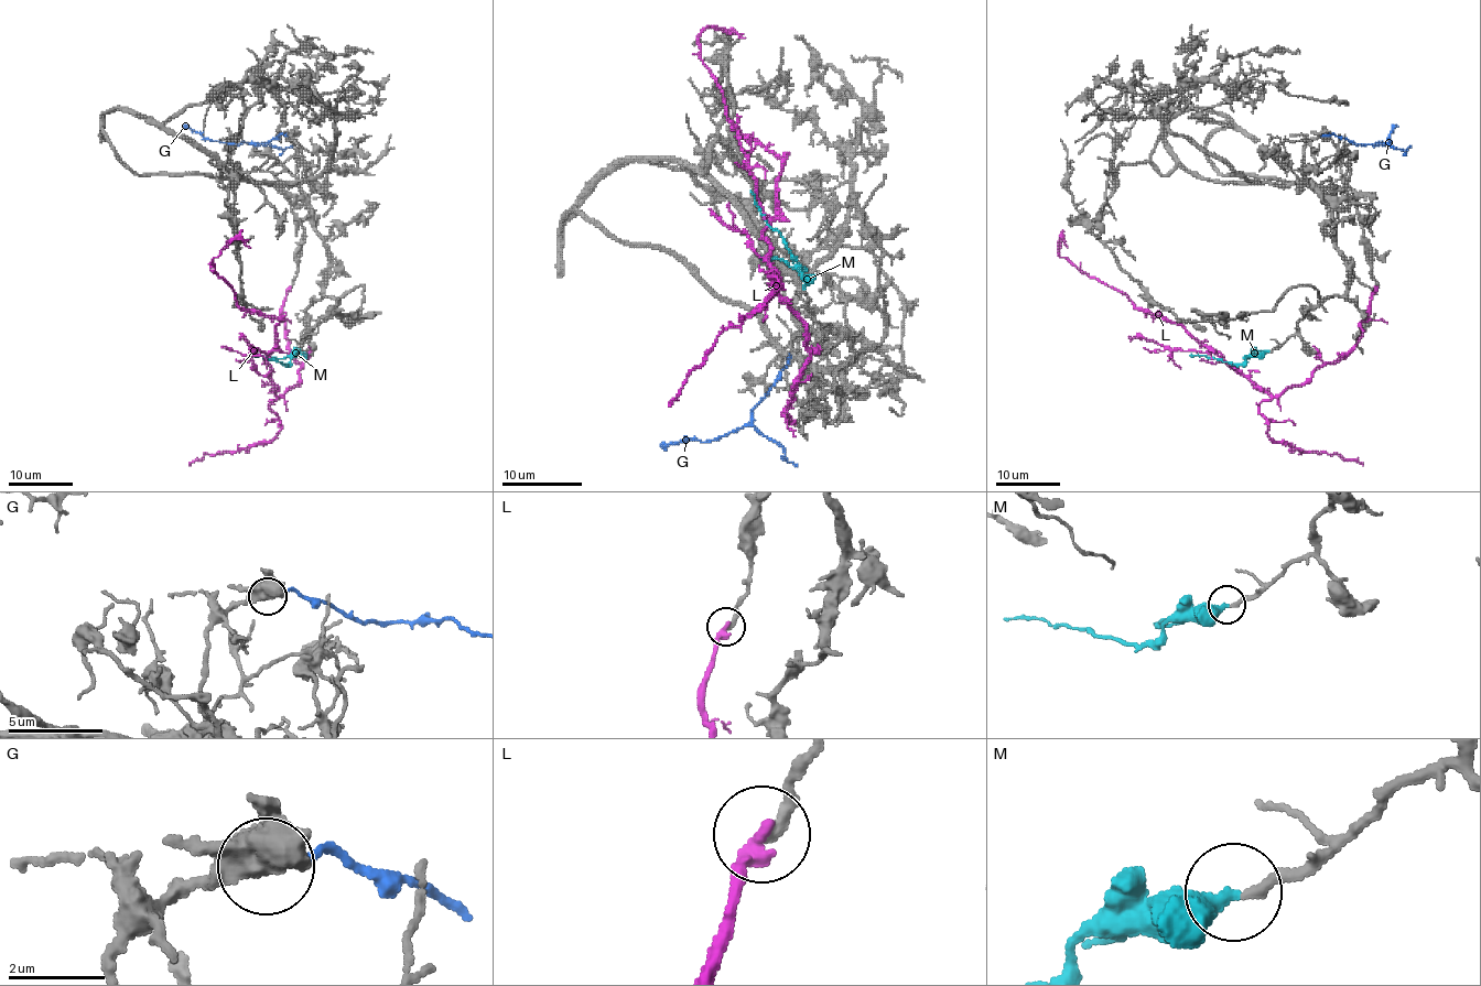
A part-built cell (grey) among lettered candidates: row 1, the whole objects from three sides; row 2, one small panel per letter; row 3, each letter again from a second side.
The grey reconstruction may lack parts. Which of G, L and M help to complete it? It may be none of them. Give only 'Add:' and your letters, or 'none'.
Add: M

